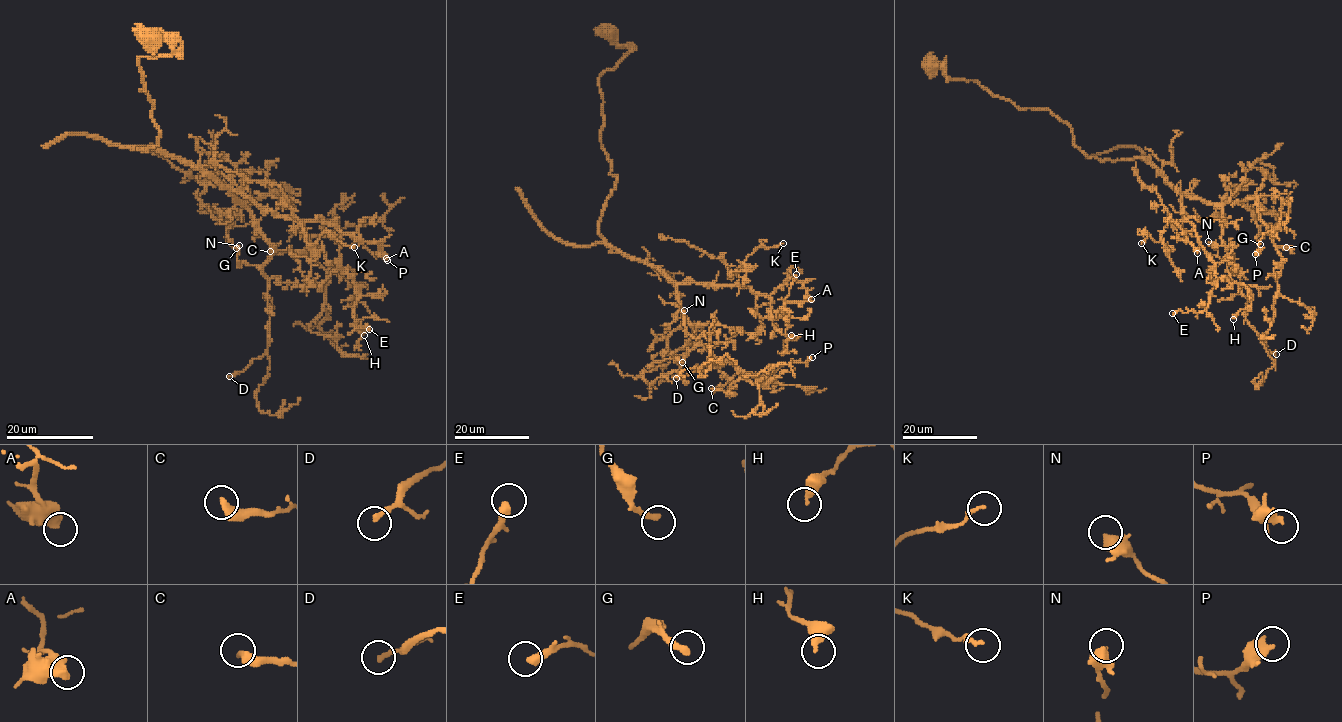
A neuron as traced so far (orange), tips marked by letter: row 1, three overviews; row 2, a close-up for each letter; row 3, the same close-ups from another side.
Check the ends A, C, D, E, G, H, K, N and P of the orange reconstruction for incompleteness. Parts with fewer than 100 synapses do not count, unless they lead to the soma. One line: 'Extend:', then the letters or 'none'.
Extend: none

